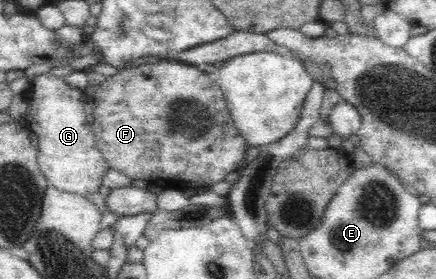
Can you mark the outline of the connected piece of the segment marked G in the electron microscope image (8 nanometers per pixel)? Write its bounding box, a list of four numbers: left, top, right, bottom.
[22,73,110,198]

